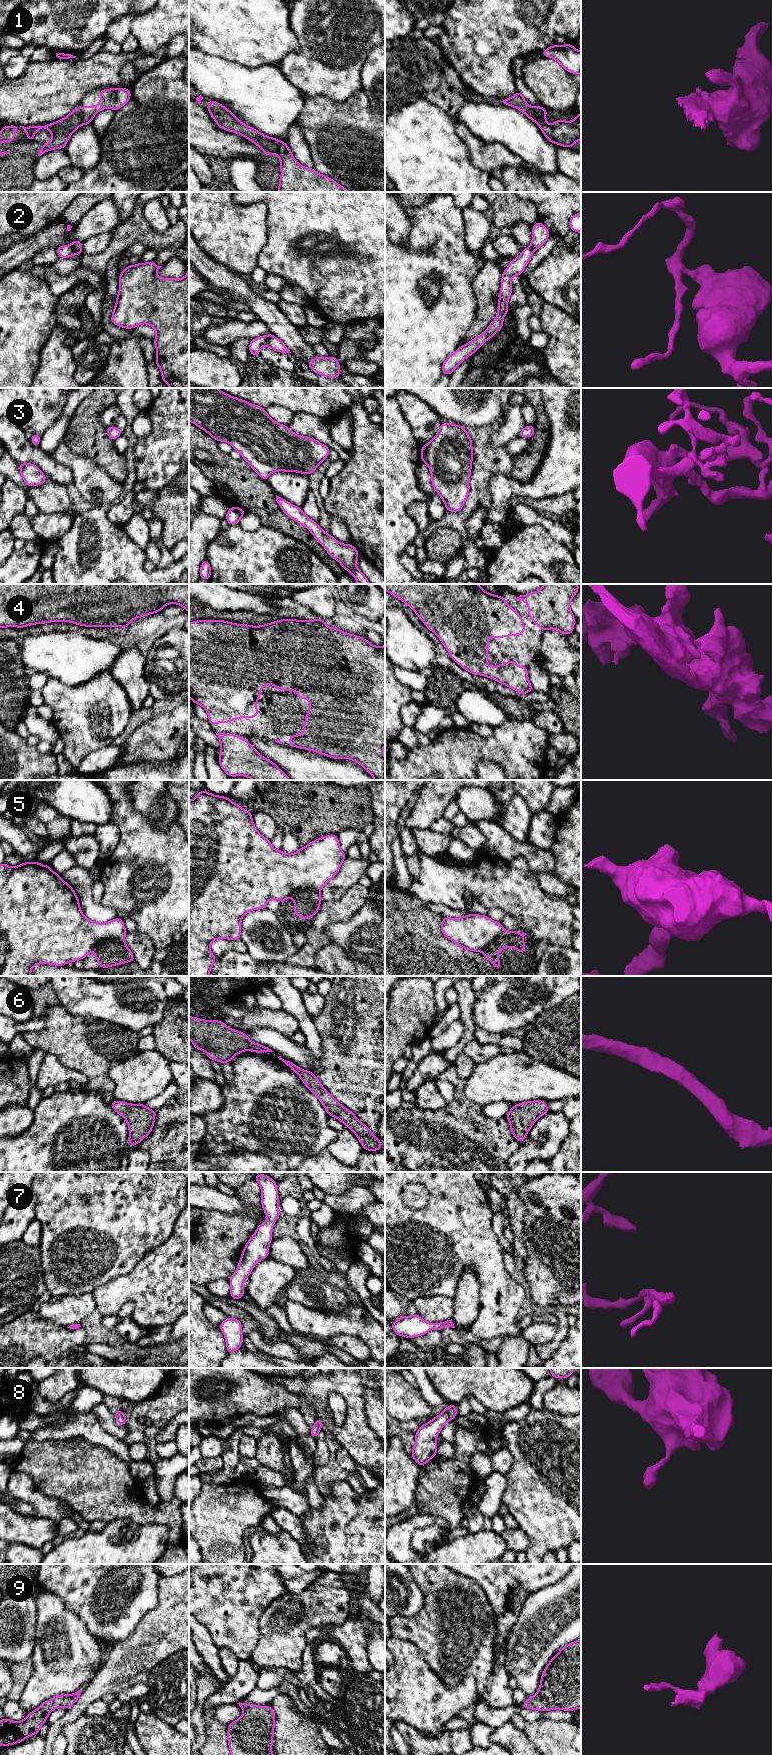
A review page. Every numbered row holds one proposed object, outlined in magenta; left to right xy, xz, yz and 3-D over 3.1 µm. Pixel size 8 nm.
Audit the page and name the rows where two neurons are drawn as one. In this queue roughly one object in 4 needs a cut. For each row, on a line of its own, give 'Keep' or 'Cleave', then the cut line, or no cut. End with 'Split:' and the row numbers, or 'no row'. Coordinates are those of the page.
1: Cleave. Split along xy (78, 108), (81, 114), (81, 124)
2: Cleave. Split along xz (271, 334), (263, 345)
3: Keep. No split
4: Keep. No split
5: Cleave. Split along xy (124, 942), (101, 940), (93, 949)
6: Keep. No split
7: Keep. No split
8: Keep. No split
9: Keep. No split
Split: 1, 2, 5

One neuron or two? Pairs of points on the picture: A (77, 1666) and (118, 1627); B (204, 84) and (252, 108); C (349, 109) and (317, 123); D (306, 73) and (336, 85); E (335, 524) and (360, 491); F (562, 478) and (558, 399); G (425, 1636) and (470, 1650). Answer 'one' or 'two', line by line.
A: two
B: one
C: one
D: one
E: two
F: one
G: one

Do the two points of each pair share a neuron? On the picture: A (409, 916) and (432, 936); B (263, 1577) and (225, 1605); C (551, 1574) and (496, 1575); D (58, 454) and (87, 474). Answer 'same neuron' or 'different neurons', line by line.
A: same neuron
B: same neuron
C: same neuron
D: same neuron

